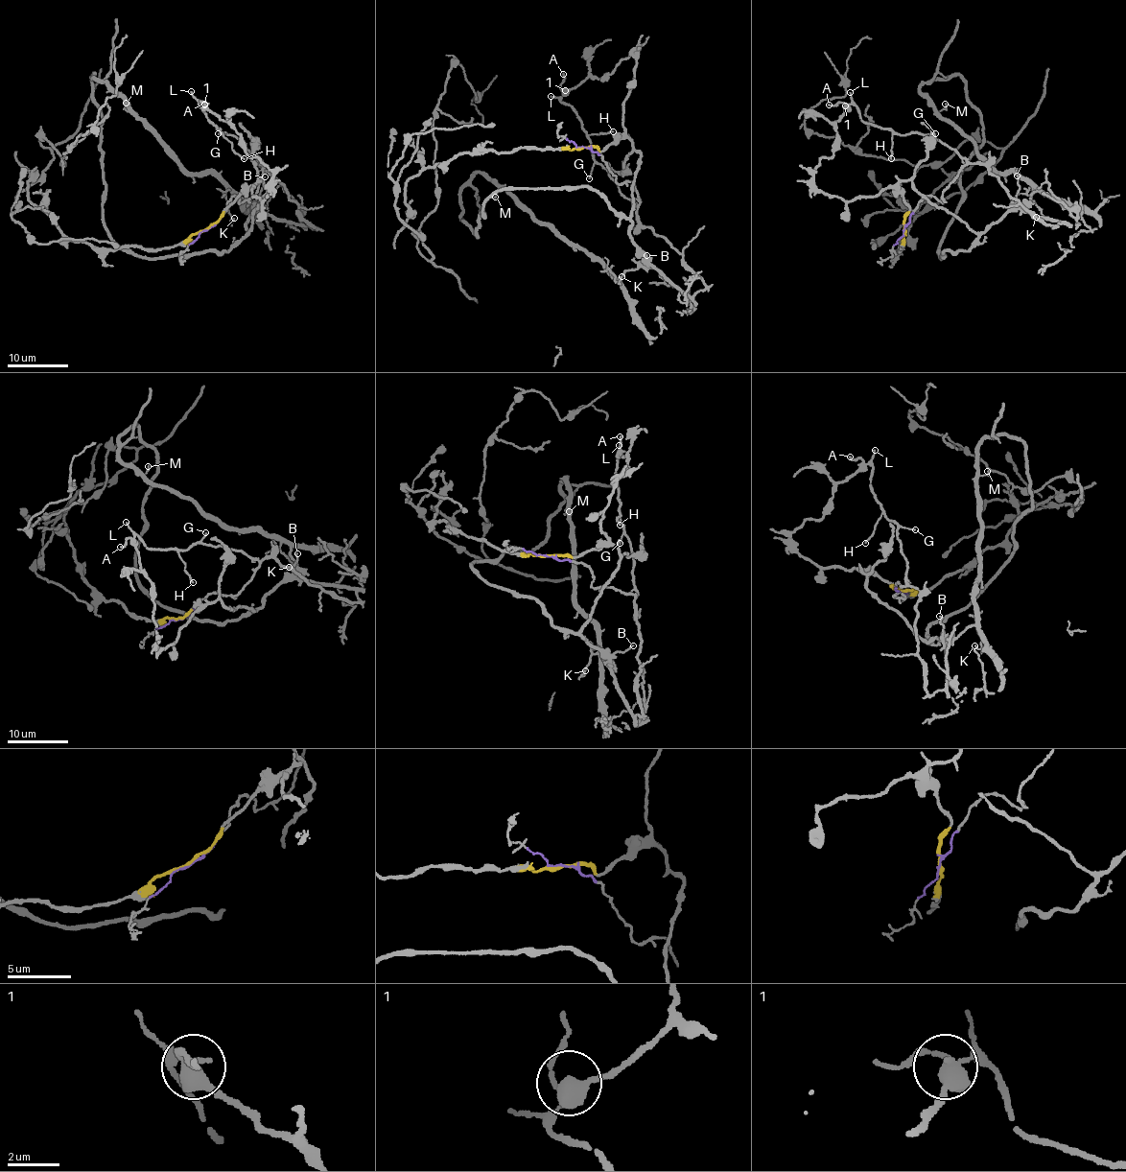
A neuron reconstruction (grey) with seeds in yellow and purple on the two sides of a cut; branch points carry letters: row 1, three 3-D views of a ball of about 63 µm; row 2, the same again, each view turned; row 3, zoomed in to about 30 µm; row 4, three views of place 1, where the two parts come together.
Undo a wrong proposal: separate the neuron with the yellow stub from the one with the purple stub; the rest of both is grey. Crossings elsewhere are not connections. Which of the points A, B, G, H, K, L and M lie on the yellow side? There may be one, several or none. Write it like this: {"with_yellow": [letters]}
{"with_yellow": ["A", "B", "K", "M"]}

